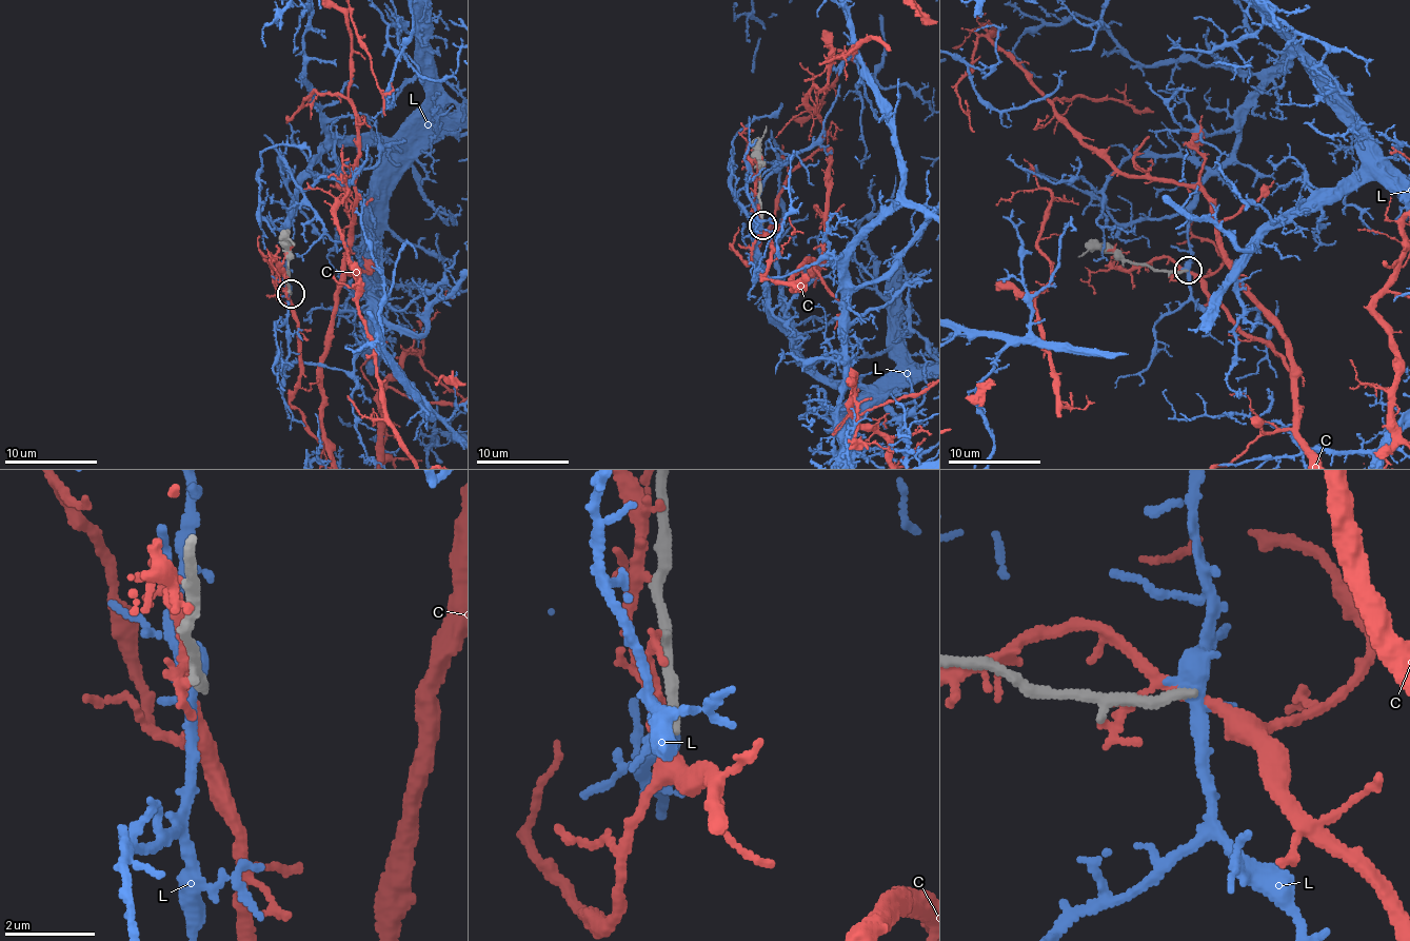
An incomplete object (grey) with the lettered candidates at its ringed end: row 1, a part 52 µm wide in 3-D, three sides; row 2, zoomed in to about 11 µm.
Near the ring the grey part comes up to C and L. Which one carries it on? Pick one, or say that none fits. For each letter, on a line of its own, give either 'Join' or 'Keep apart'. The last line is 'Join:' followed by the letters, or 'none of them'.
C: Keep apart
L: Keep apart
Join: none of them

